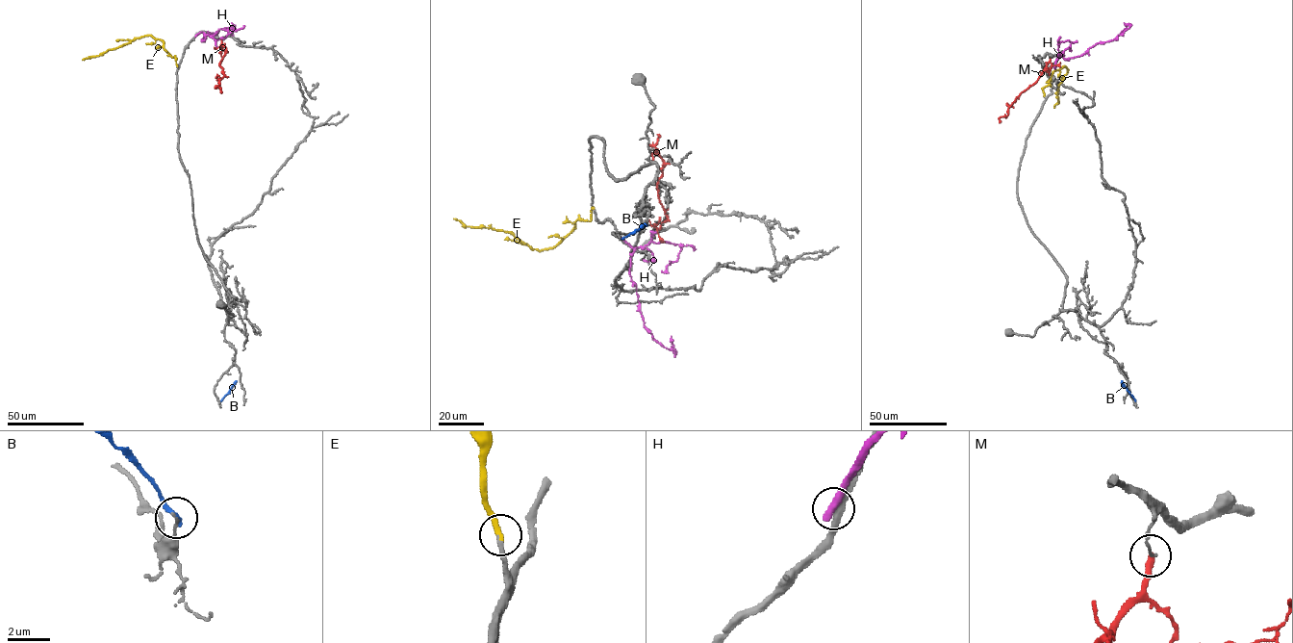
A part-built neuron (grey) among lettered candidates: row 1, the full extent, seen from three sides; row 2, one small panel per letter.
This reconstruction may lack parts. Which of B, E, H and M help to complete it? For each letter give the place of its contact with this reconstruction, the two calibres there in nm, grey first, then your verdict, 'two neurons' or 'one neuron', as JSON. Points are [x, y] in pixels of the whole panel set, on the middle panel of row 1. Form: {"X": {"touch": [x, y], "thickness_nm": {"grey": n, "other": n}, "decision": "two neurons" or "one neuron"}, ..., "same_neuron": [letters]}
{"B": {"touch": [622, 239], "thickness_nm": {"grey": 130, "other": 240}, "decision": "two neurons"}, "E": {"touch": [593, 208], "thickness_nm": {"grey": 280, "other": 280}, "decision": "one neuron"}, "H": {"touch": [622, 239], "thickness_nm": {"grey": 320, "other": 440}, "decision": "two neurons"}, "M": {"touch": [660, 228], "thickness_nm": {"grey": 120, "other": 320}, "decision": "two neurons"}, "same_neuron": ["E"]}

